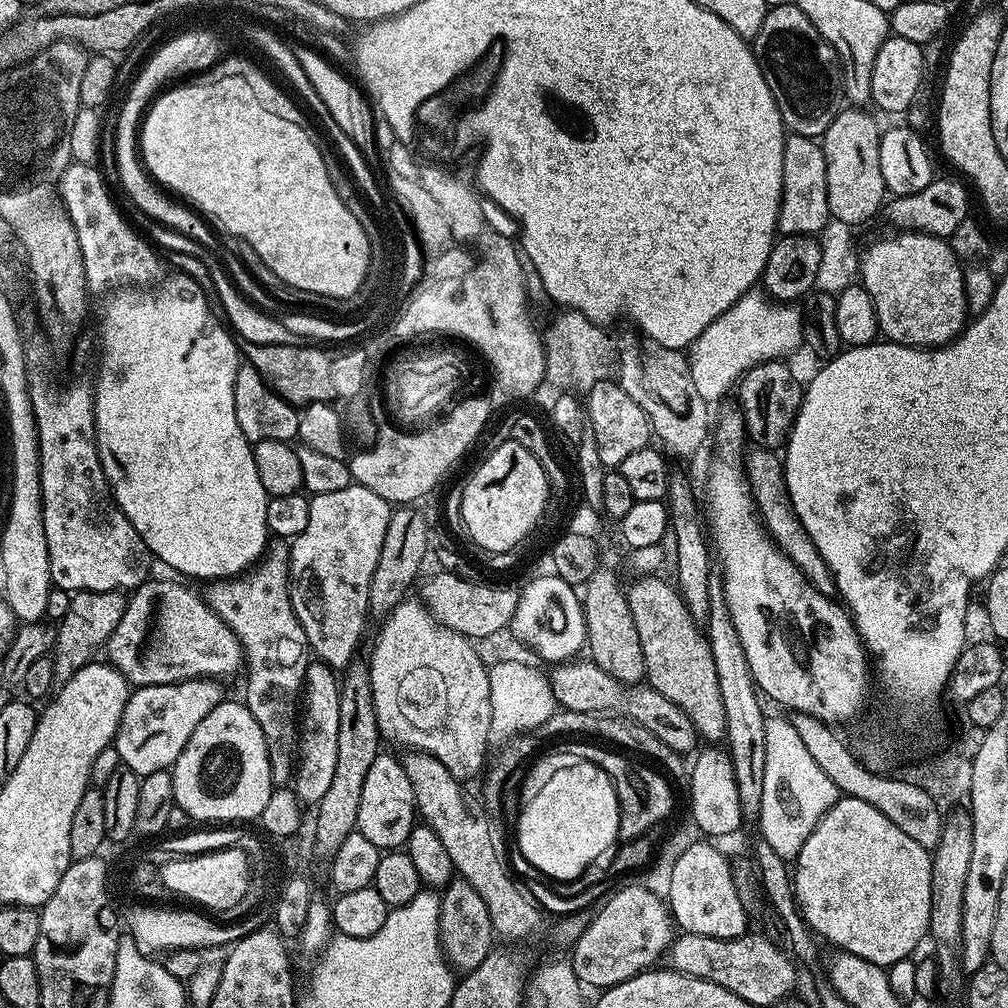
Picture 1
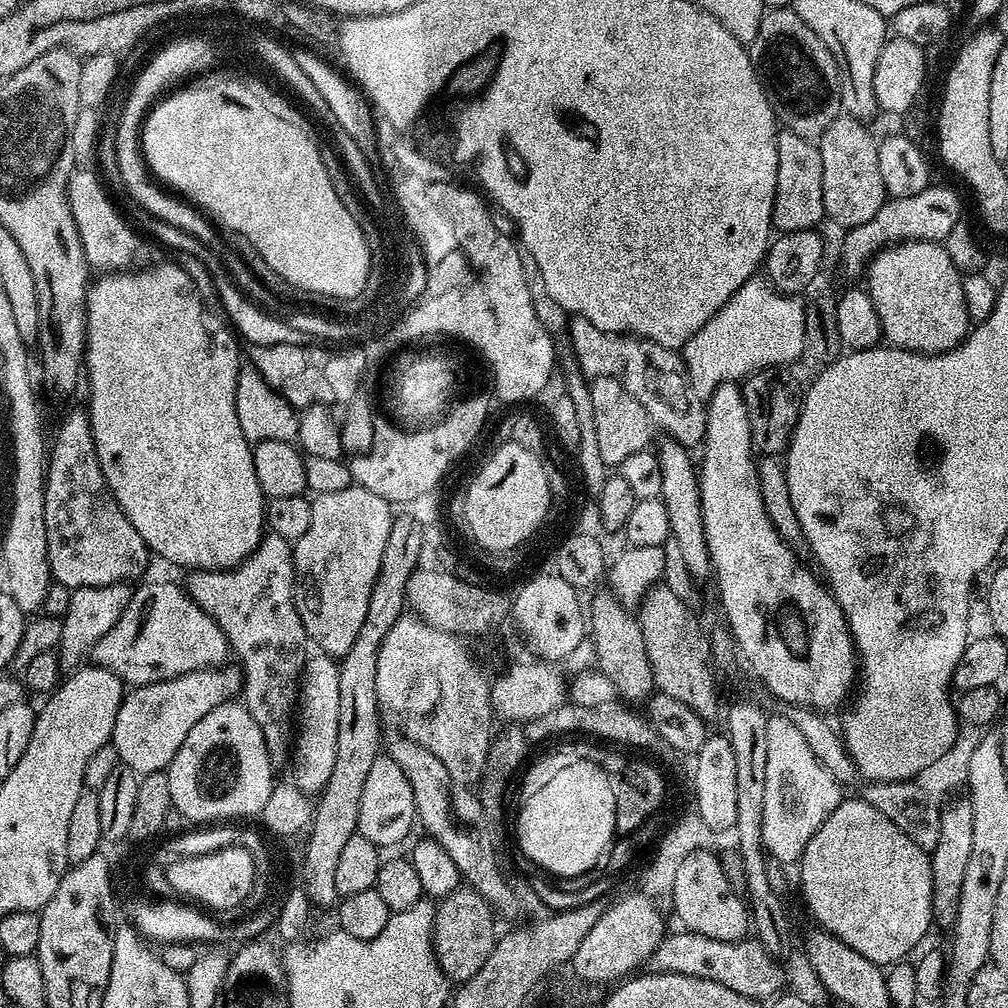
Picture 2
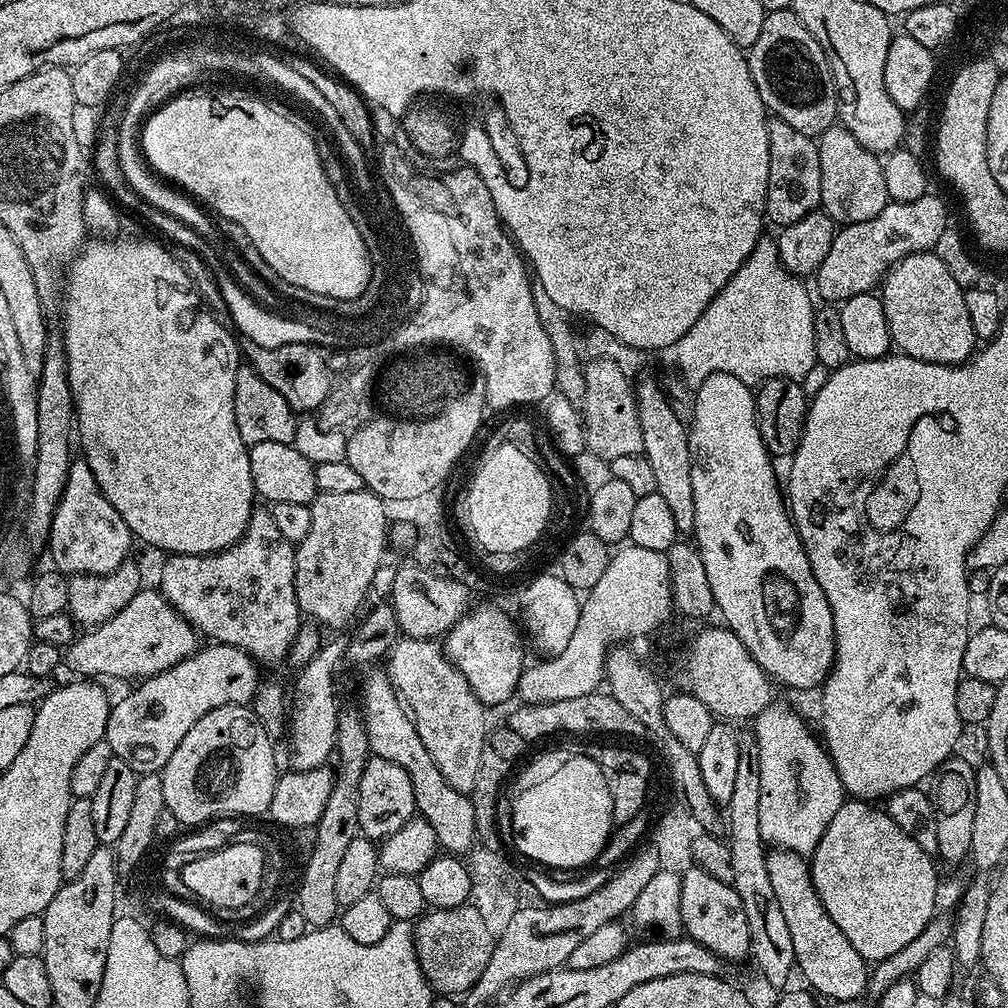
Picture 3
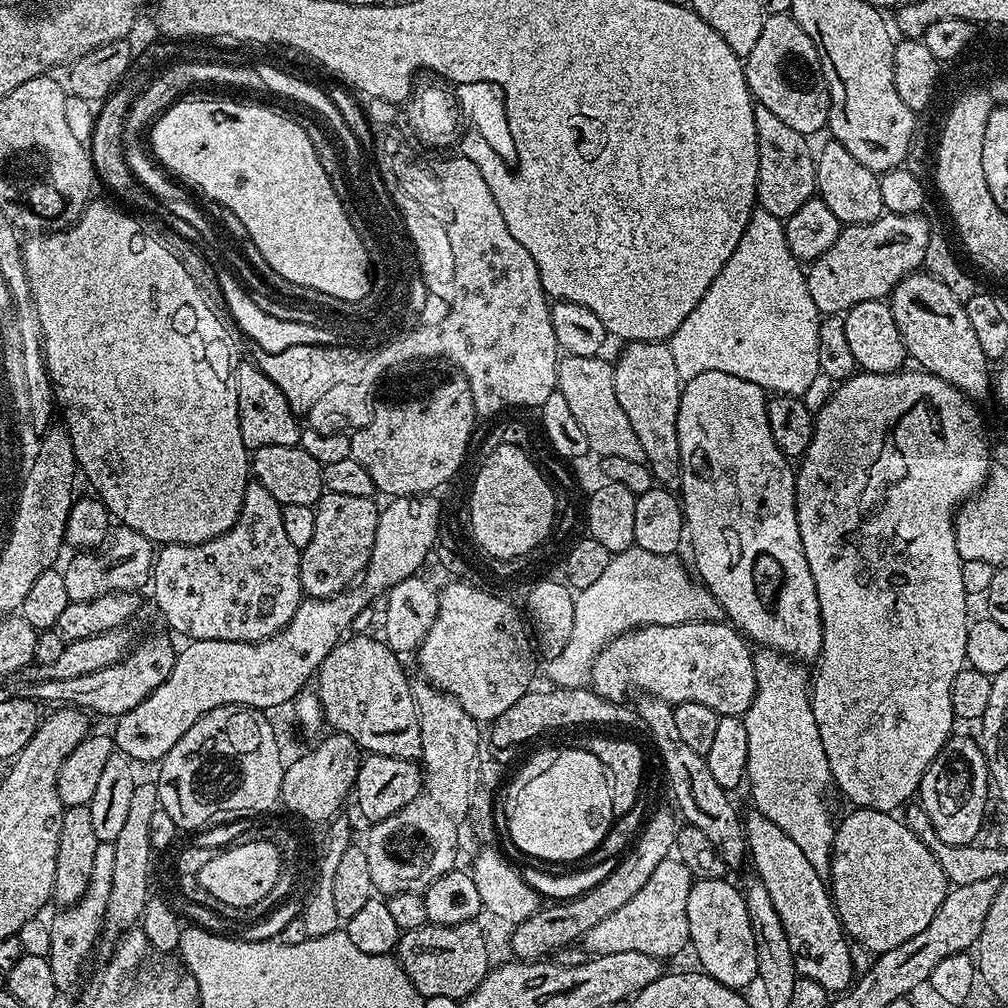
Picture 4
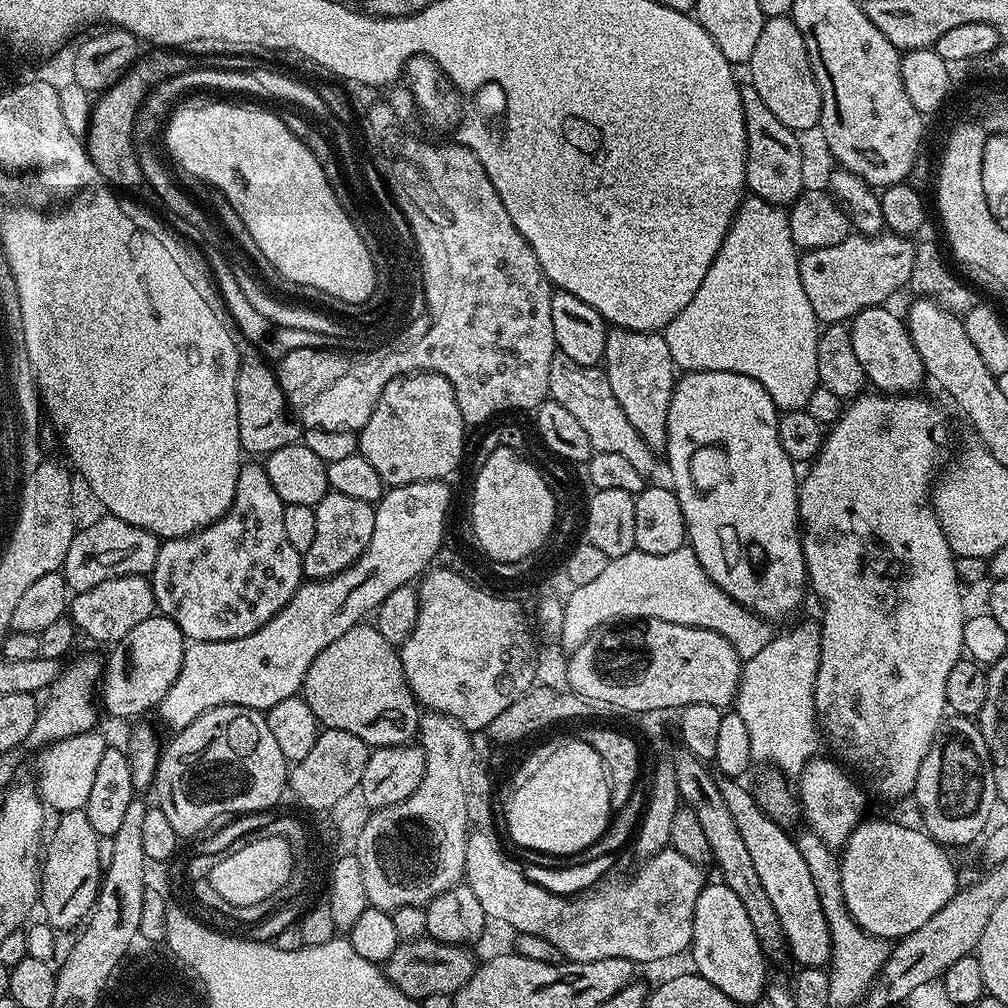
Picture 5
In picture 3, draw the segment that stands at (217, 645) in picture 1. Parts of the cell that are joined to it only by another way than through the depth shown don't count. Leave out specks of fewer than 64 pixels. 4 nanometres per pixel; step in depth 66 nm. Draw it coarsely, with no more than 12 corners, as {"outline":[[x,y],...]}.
{"outline":[[159,590],[81,631],[62,660],[80,678],[139,682],[197,651]]}

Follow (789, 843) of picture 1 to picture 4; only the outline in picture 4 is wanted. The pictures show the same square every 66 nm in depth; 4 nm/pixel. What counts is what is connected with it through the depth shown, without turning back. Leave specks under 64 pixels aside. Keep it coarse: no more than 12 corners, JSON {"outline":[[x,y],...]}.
{"outline":[[754,656],[747,787],[827,877],[833,787],[805,665]]}

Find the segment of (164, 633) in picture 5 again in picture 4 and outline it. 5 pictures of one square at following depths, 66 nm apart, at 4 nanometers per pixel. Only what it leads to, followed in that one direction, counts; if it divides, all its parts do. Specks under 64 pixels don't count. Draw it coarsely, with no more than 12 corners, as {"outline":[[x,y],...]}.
{"outline":[[144,640],[114,666],[25,683],[29,700],[60,700],[118,718],[174,670],[177,645]]}

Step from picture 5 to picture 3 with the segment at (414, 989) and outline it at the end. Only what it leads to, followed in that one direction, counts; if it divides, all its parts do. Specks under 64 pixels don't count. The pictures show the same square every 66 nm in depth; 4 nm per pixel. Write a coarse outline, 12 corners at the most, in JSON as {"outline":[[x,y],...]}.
{"outline":[[471,903],[415,921],[433,993],[463,997],[494,943]]}

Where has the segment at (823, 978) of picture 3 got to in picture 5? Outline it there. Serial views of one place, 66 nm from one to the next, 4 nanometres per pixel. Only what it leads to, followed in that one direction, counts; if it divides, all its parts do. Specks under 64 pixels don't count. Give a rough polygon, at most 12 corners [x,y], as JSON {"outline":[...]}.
{"outline":[[735,777],[718,790],[800,968],[832,939],[795,839]]}

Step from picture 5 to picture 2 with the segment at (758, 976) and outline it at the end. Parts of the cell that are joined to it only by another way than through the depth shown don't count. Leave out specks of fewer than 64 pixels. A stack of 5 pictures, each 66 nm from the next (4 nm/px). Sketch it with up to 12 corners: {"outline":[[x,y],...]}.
{"outline":[[715,851],[694,852],[670,901],[687,931],[749,935],[750,913]]}

